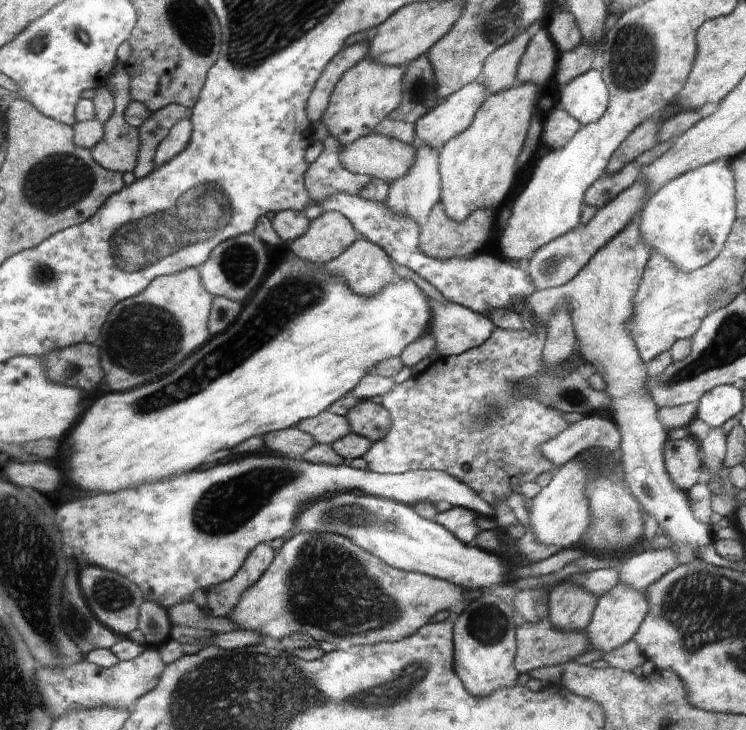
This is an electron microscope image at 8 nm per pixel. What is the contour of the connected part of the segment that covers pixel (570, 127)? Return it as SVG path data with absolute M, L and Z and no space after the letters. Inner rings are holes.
M556 104L555 109L552 109L543 121L541 141L550 149L560 149L582 128L578 120Z

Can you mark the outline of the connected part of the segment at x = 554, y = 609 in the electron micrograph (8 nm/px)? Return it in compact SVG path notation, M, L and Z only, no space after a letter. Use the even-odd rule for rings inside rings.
M558 583L548 595L548 620L552 628L584 630L592 619L598 600L582 584Z

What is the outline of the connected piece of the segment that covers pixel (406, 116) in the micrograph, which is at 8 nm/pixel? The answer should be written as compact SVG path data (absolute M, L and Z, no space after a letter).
M426 54L404 67L404 94L399 108L387 117L416 124L440 102L434 66Z

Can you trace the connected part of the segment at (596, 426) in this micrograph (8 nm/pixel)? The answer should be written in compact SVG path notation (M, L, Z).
M590 415L574 424L548 442L540 444L540 454L560 468L588 448L606 448L614 452L620 448L621 436L615 422L598 415Z

